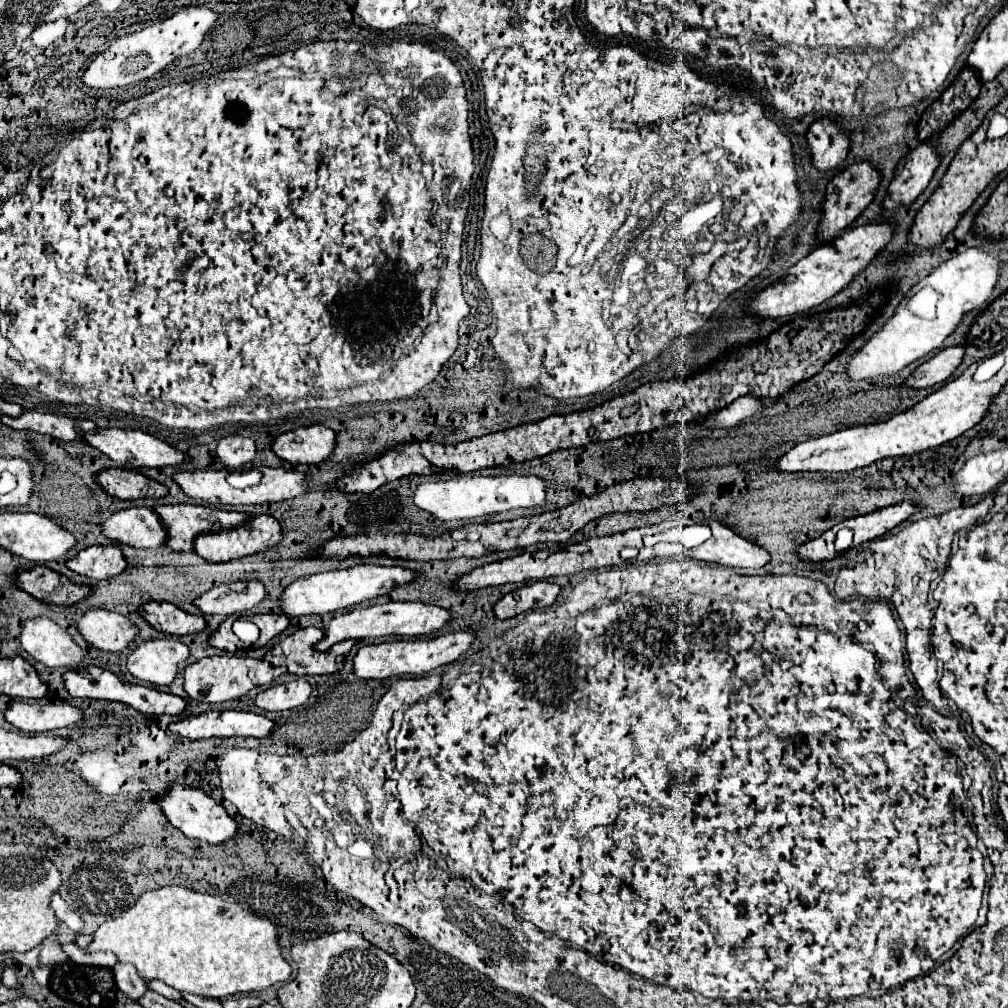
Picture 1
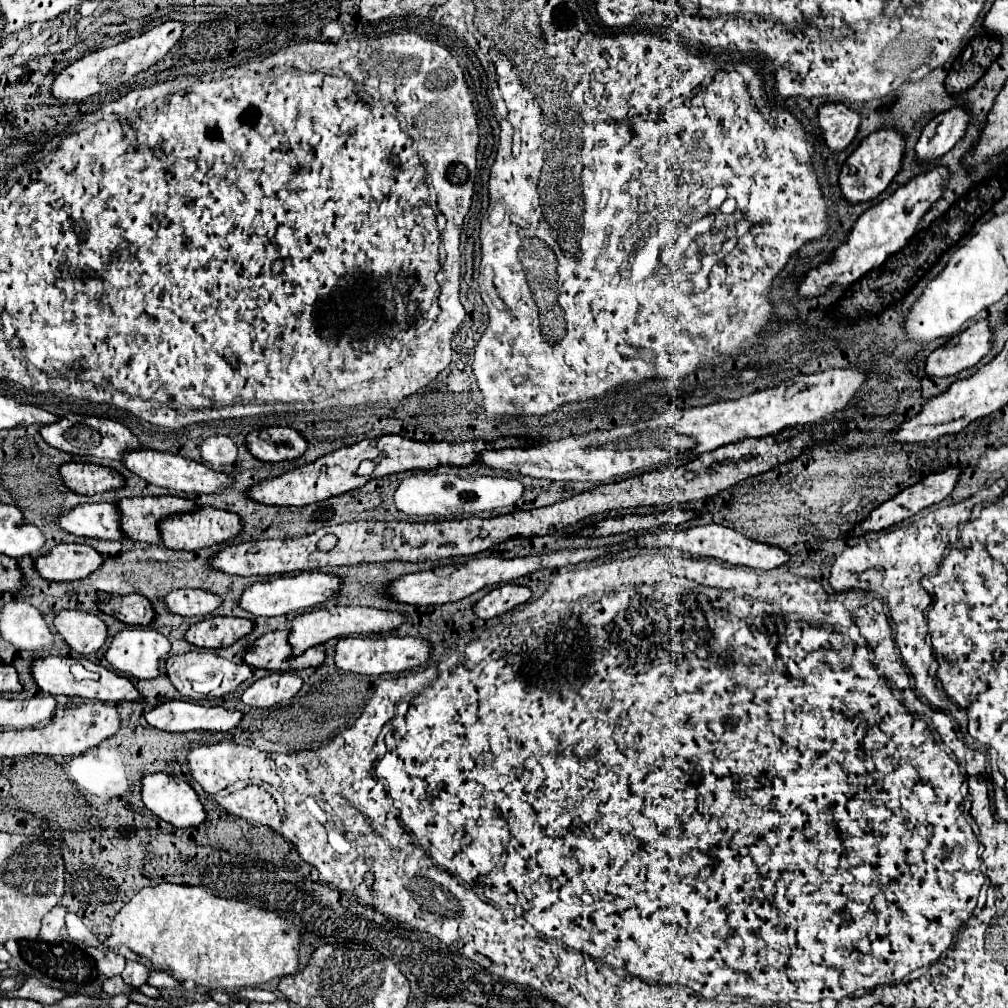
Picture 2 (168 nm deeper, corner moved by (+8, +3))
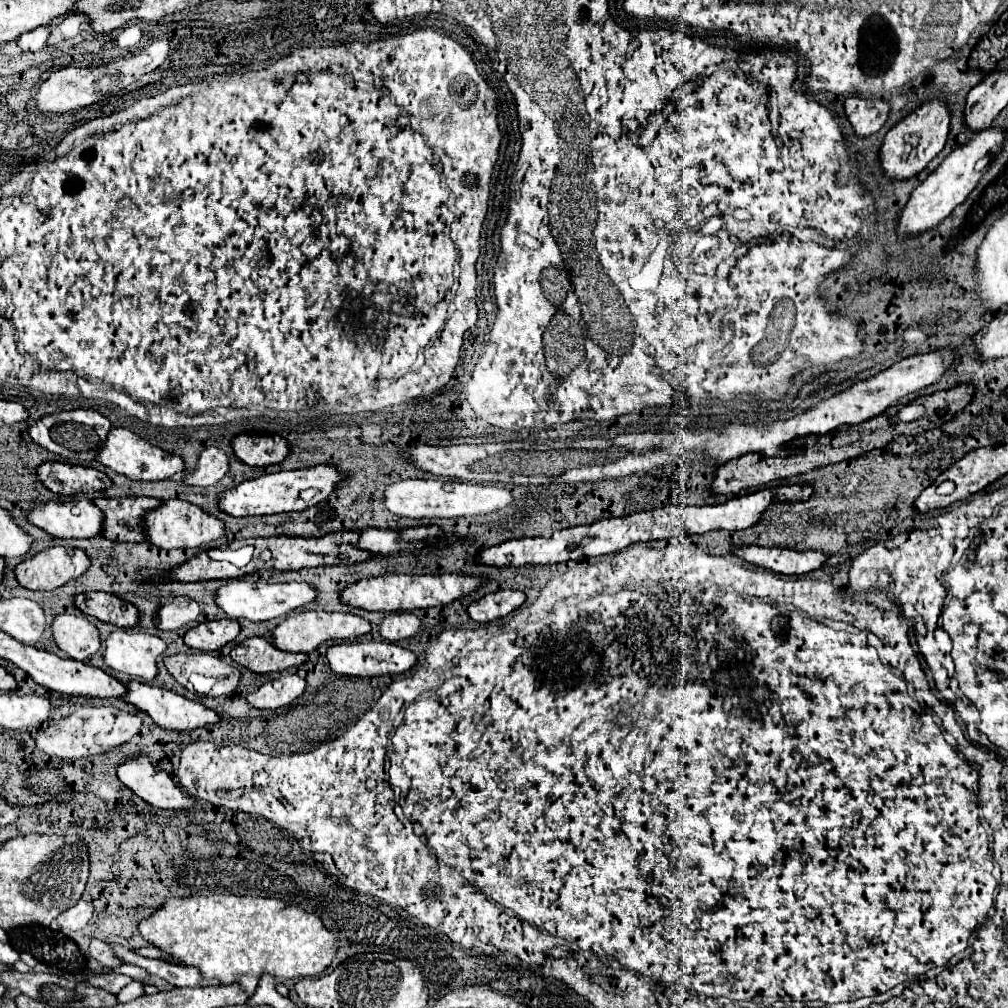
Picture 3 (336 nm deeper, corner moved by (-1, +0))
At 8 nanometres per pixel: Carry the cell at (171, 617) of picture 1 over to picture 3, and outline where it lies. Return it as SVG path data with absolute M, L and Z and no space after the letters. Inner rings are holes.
M97 591L77 593L75 605L85 615L97 617L99 621L111 623L115 627L133 627L139 621L137 609L131 607L131 603L127 605L127 601L123 601L123 599L117 599L115 595L97 593Z

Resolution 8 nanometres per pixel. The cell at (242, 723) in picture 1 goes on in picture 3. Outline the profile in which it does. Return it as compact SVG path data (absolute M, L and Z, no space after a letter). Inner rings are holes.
M129 681L129 683L125 683L125 687L127 687L127 693L121 699L127 701L127 703L131 703L131 705L135 705L141 711L145 711L163 729L193 731L197 727L219 723L219 715L215 711L207 709L205 705L201 705L197 701L181 697L181 695L177 695L173 691L167 691L167 689L161 689L161 687L151 687L151 685L145 685L141 681Z

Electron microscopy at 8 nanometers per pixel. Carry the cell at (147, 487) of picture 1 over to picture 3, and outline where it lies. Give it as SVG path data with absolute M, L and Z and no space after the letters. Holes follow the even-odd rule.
M47 461L37 467L39 481L53 493L75 495L87 491L103 491L111 487L111 479L91 467L69 465L59 461Z

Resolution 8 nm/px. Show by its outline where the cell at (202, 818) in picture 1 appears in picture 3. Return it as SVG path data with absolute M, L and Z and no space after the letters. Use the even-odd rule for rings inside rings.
M135 755L127 757L117 767L119 781L129 787L135 795L159 809L187 809L193 807L195 799L191 799L181 787L173 783L173 779L159 767L155 767L149 757Z

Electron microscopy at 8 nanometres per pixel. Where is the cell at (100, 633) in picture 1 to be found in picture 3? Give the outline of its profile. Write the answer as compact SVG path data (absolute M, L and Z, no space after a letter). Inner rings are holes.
M57 615L51 623L51 631L57 647L75 661L85 661L101 647L95 625L79 615Z

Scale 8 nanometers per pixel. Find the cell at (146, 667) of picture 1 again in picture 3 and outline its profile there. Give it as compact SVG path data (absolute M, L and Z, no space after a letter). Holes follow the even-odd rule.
M115 629L105 639L105 663L131 677L153 681L157 675L157 659L165 653L165 643L157 635L129 633Z

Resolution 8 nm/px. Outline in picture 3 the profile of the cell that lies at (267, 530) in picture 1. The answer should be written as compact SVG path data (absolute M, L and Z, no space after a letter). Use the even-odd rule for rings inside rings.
M169 499L163 501L159 507L147 511L141 517L141 525L147 533L147 539L157 545L159 549L187 549L187 547L203 547L223 535L223 521L213 519L213 515L207 515L199 507L179 501L179 499Z

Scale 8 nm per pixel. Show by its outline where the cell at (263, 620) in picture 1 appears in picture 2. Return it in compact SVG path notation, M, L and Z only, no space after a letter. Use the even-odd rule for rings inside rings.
M214 616L206 618L198 624L192 624L186 632L186 640L200 648L224 648L234 644L236 640L248 636L254 630L254 622L248 618L232 618L232 616Z

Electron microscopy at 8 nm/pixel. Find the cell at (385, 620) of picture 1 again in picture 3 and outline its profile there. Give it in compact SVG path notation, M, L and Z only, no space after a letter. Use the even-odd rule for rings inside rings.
M295 611L289 613L275 629L271 629L271 643L281 651L311 653L317 645L331 639L355 639L371 631L369 621L351 613L327 613L327 611Z

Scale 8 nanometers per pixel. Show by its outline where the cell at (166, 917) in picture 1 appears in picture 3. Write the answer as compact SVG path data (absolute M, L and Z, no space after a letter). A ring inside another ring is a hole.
M209 895L169 899L157 913L143 919L139 933L177 961L199 967L205 977L219 979L223 985L239 983L245 991L255 991L259 975L265 973L279 981L317 977L333 963L339 949L337 937L315 913L271 897Z

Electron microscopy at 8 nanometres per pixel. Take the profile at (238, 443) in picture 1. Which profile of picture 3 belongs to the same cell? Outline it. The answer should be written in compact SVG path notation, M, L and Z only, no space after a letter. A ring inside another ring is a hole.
M207 447L205 451L201 451L197 459L197 467L191 473L183 475L181 483L197 485L197 487L215 485L227 471L229 471L227 455L217 447Z

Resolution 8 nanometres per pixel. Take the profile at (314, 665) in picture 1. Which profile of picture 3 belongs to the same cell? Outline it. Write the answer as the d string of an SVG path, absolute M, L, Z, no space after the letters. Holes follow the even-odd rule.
M249 637L237 647L231 649L231 659L241 667L247 667L255 673L271 673L271 671L285 671L297 667L307 661L303 653L287 653L271 649L271 641L263 637Z

